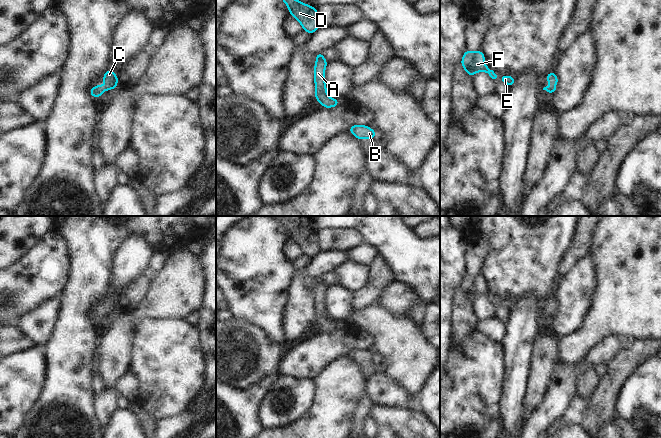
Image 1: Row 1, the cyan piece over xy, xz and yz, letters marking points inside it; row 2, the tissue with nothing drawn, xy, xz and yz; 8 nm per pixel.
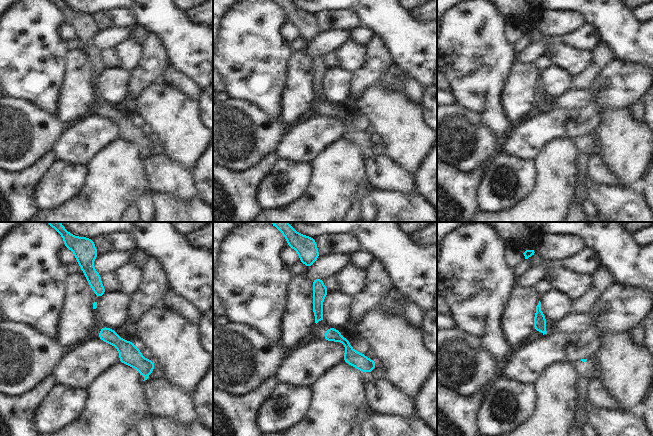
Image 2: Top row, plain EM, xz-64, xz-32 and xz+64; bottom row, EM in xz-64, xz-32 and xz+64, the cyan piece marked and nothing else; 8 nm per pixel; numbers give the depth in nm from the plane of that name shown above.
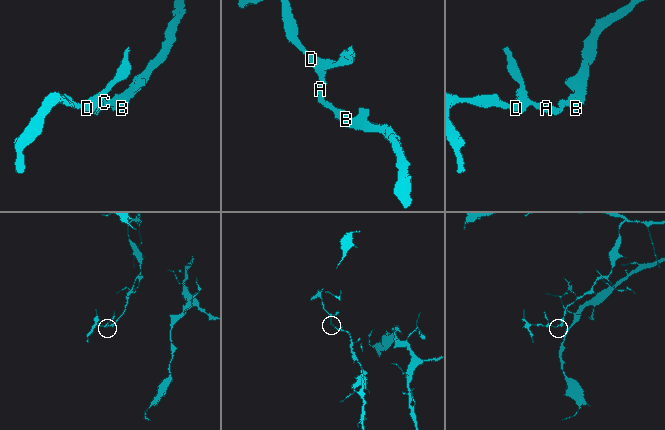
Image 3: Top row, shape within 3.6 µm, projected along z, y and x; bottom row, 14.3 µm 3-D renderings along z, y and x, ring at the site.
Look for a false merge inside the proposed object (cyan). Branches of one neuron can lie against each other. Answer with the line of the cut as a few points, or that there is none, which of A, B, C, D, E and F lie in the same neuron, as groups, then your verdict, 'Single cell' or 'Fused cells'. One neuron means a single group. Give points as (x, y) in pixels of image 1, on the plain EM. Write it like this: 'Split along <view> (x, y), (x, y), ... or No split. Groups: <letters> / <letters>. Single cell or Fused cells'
No split. Groups: A B C D E F. Single cell.

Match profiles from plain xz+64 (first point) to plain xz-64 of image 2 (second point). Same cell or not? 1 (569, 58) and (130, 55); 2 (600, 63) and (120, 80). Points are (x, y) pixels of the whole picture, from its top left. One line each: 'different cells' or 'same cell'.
1: same cell
2: different cells

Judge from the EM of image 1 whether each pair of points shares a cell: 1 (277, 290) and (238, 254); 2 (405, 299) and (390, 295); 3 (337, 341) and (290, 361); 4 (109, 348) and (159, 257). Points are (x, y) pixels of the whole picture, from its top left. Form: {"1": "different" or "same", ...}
{"1": "same", "2": "same", "3": "same", "4": "different"}

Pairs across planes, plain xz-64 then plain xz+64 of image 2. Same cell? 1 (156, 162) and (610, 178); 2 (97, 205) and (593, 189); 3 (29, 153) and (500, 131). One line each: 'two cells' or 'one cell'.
1: one cell
2: two cells
3: two cells

